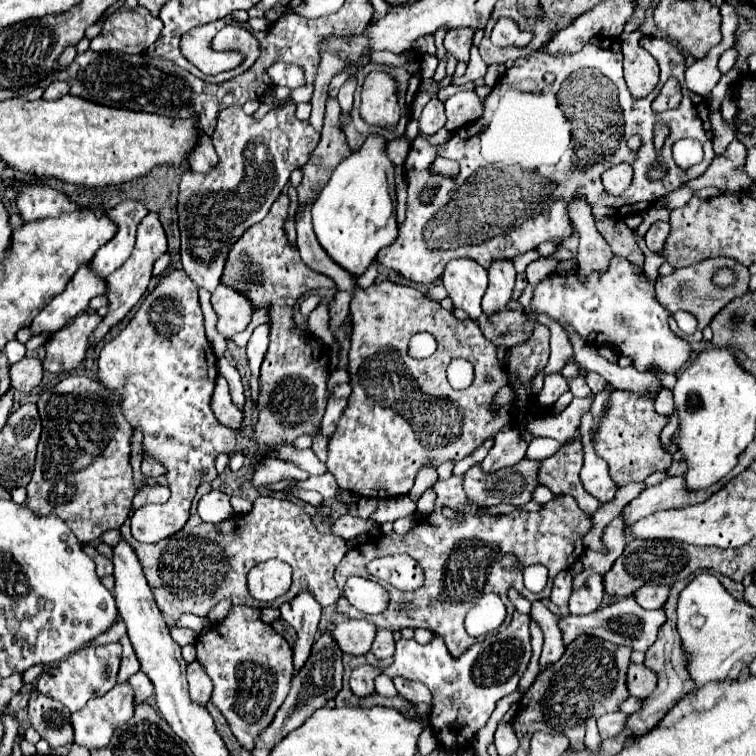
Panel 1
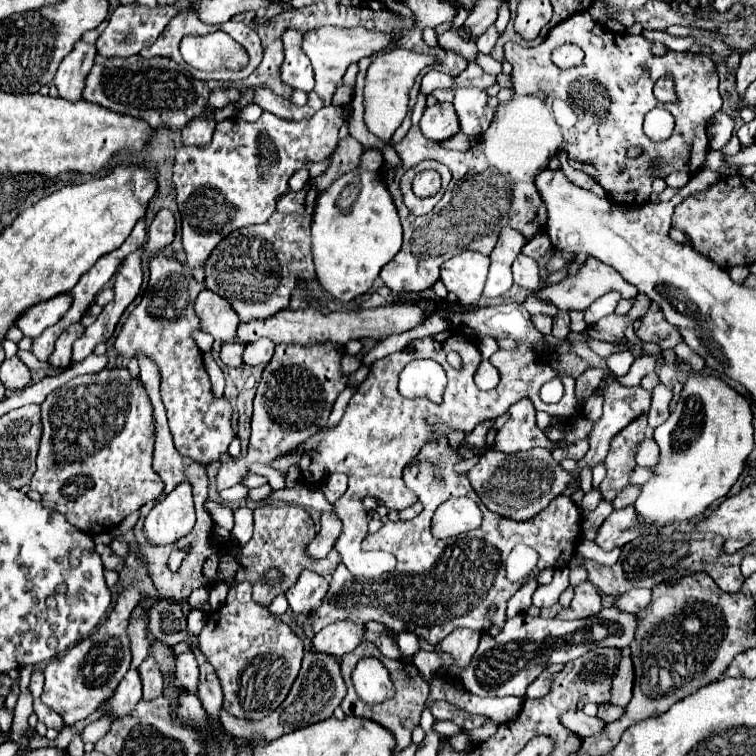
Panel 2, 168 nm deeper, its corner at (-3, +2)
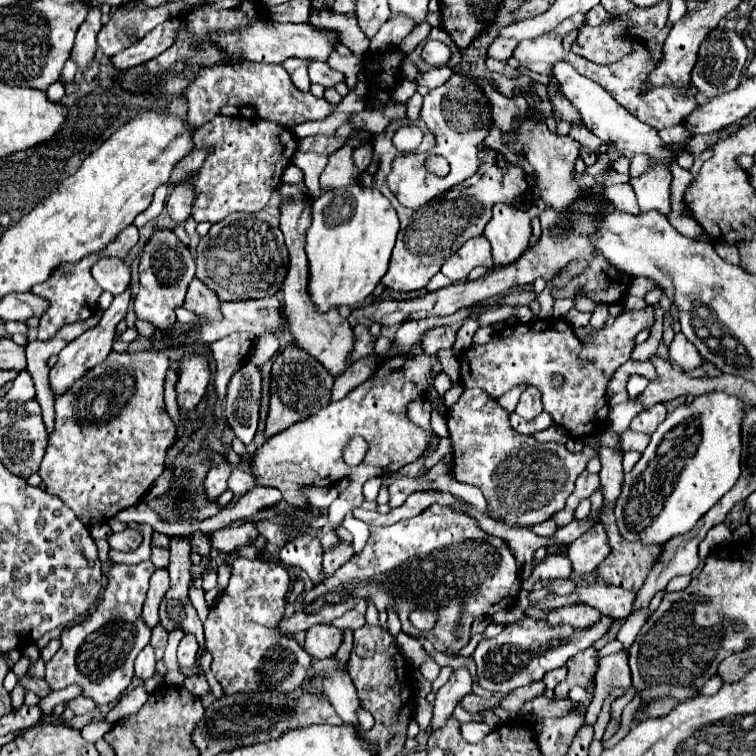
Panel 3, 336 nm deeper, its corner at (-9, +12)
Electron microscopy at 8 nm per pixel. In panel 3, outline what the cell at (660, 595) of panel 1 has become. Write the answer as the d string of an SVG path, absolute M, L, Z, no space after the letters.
M588 584L588 586L576 586L576 590L568 596L548 596L538 602L538 606L546 612L570 606L570 604L586 604L596 608L602 616L608 616L612 620L624 620L632 612L632 596L634 592L628 592L624 588L606 586L606 584Z

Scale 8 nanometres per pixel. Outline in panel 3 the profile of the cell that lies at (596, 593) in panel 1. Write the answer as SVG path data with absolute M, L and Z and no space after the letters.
M572 606L572 608L562 608L560 612L548 614L546 622L550 626L562 626L570 624L574 628L590 628L600 620L600 612L594 608L584 608L584 606Z

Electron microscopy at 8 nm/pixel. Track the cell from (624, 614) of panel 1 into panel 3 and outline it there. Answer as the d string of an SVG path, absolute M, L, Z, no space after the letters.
M524 618L522 624L506 626L496 638L486 638L474 650L474 662L478 672L478 684L490 692L512 692L514 688L542 680L546 672L560 668L574 654L590 648L612 624L612 620L600 618L600 624L588 628L588 632L572 632L568 626L550 628L544 620Z

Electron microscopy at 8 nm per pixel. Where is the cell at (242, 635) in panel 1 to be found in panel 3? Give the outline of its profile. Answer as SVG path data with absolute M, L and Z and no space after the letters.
M234 558L232 560L232 576L228 588L222 592L222 598L216 606L210 608L208 620L204 622L204 640L206 650L212 652L212 672L216 680L222 684L224 694L228 692L254 692L256 688L272 688L274 692L290 692L306 680L306 670L312 658L304 652L304 648L288 636L276 634L276 624L284 616L286 592L290 590L288 572L274 562Z

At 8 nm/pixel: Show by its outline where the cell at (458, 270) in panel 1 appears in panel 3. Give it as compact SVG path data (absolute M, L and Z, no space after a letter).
M484 236L470 238L468 242L464 242L462 248L444 262L442 274L448 276L454 282L462 282L462 280L466 280L470 270L476 268L476 266L492 268L490 244L488 244L488 240Z

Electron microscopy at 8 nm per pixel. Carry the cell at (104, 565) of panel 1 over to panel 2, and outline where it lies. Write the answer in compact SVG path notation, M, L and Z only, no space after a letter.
M98 544L98 546L96 546L96 552L100 554L100 558L102 558L102 562L104 562L104 568L114 570L114 572L120 572L120 570L122 570L124 560L122 560L120 556L116 556L106 544Z

